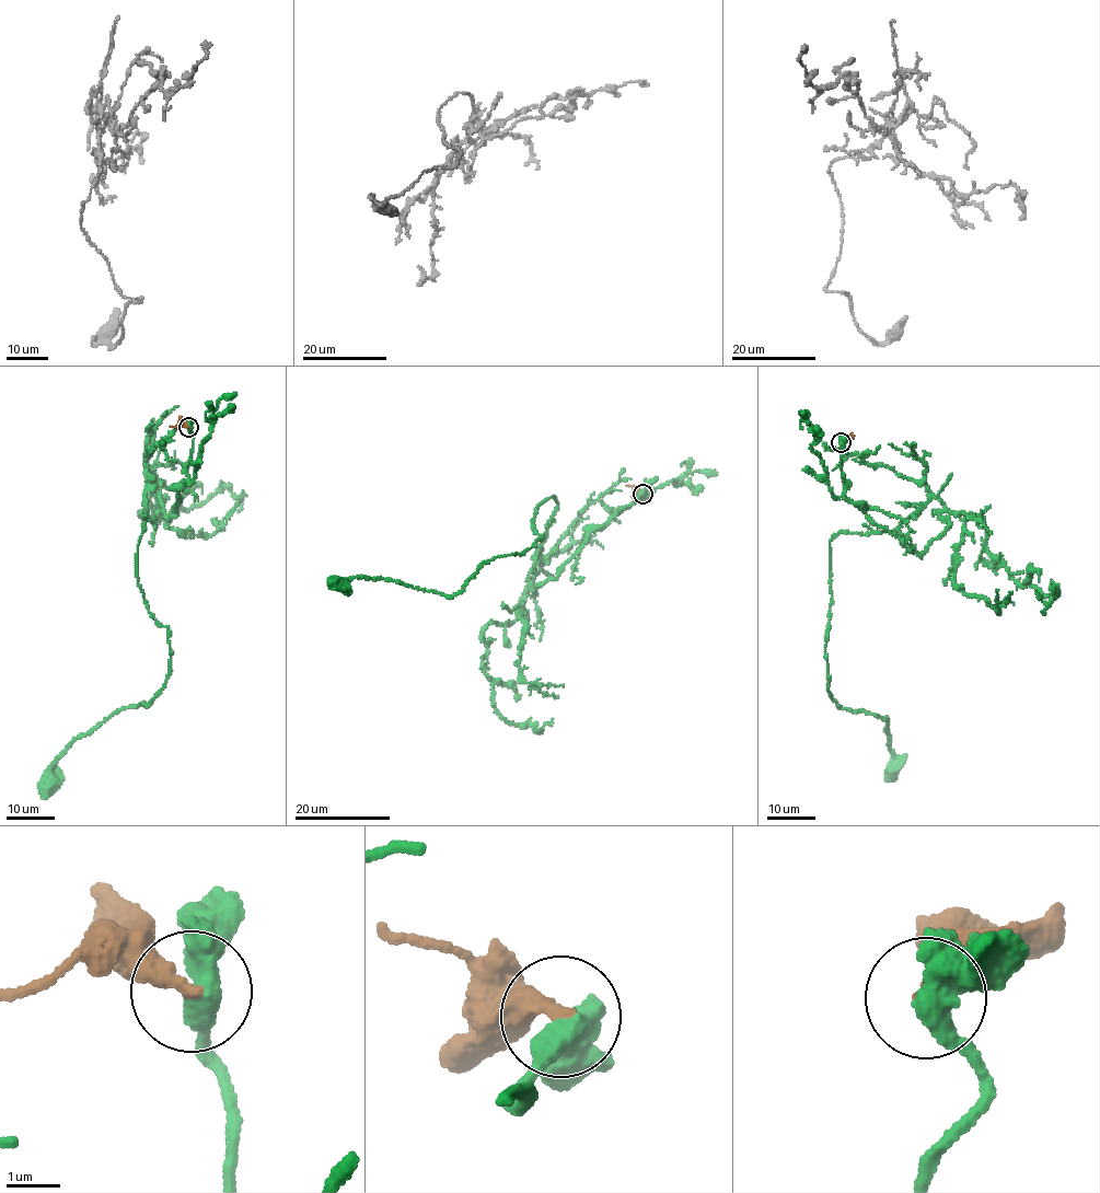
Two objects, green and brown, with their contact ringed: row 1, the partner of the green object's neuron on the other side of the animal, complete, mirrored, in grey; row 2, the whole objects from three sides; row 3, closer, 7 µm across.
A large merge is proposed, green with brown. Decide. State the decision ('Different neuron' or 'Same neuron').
Same neuron

